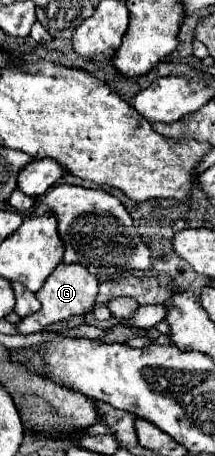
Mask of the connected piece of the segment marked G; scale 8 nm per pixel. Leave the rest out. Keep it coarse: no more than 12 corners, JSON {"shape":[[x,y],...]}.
{"shape":[[58,265],[36,293],[40,311],[18,333],[46,331],[94,307],[98,279]]}

